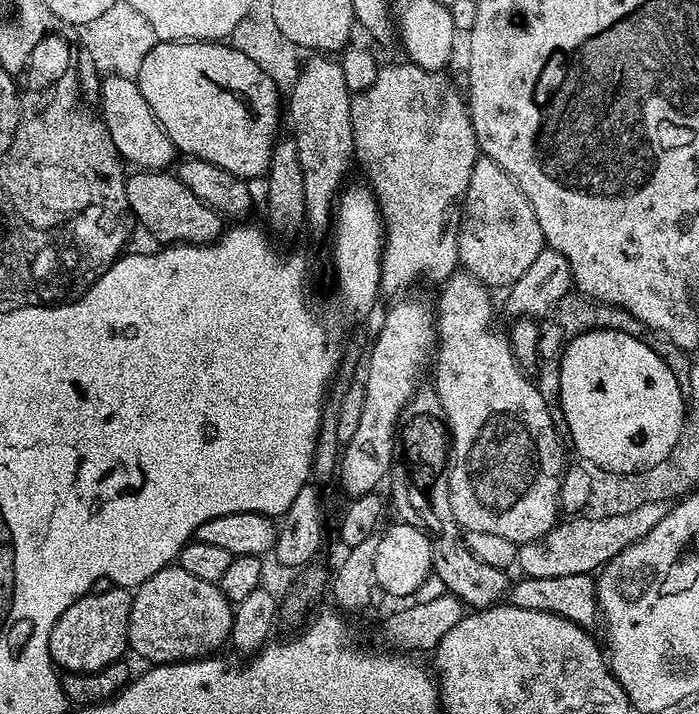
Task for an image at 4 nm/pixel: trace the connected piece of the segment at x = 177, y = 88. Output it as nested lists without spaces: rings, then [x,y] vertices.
[[[157,42],[148,49],[148,53],[141,62],[140,73],[135,76],[135,81],[140,85],[140,93],[142,98],[146,98],[146,102],[150,106],[150,110],[154,110],[154,114],[158,118],[158,122],[166,130],[166,134],[170,138],[170,142],[174,142],[177,153],[183,154],[185,157],[196,157],[204,159],[206,162],[220,166],[222,169],[229,171],[230,174],[240,177],[243,181],[252,182],[255,176],[263,177],[267,173],[272,158],[272,151],[276,145],[280,132],[280,120],[282,124],[282,92],[276,87],[270,75],[266,74],[257,62],[252,62],[246,54],[240,53],[232,48],[228,42]]]

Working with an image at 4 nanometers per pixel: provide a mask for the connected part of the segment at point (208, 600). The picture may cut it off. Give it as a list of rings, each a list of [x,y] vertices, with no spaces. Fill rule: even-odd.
[[[169,566],[158,570],[158,574],[154,574],[150,578],[146,578],[146,582],[142,582],[139,588],[135,589],[132,597],[132,609],[130,610],[130,618],[128,619],[128,647],[134,653],[137,652],[144,660],[149,660],[149,665],[157,664],[176,664],[179,660],[199,660],[206,655],[211,655],[220,650],[220,646],[227,643],[231,637],[233,626],[234,608],[231,601],[228,601],[222,594],[219,585],[202,581],[202,578],[194,578],[194,574],[189,574],[187,570],[182,570],[178,566]]]

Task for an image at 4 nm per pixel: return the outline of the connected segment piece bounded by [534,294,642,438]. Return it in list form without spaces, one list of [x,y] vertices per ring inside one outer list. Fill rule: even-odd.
[[[569,294],[562,297],[542,320],[540,341],[538,342],[540,362],[538,371],[535,373],[537,376],[534,376],[534,383],[542,394],[542,402],[546,402],[546,410],[550,410],[550,422],[554,422],[554,430],[561,438],[567,437],[568,427],[560,405],[560,365],[558,361],[564,345],[569,344],[574,338],[578,338],[578,334],[586,334],[592,328],[609,328],[625,332],[631,336],[640,336],[642,332],[638,318],[634,318],[624,308],[619,308],[613,304],[593,302],[587,296],[579,294]]]

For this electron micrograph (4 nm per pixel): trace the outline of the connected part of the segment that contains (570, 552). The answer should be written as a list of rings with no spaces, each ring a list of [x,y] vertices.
[[[670,500],[656,501],[639,506],[628,514],[619,514],[618,517],[592,517],[589,514],[580,514],[575,518],[564,518],[568,520],[561,519],[549,532],[542,534],[542,538],[517,547],[515,571],[520,571],[521,577],[529,576],[530,578],[566,578],[570,574],[595,573],[612,561],[622,550],[626,550],[626,546],[646,538],[646,534],[650,534],[650,530],[654,530],[654,526],[658,526],[658,522],[666,518],[666,514],[670,514],[673,506],[673,501]]]

